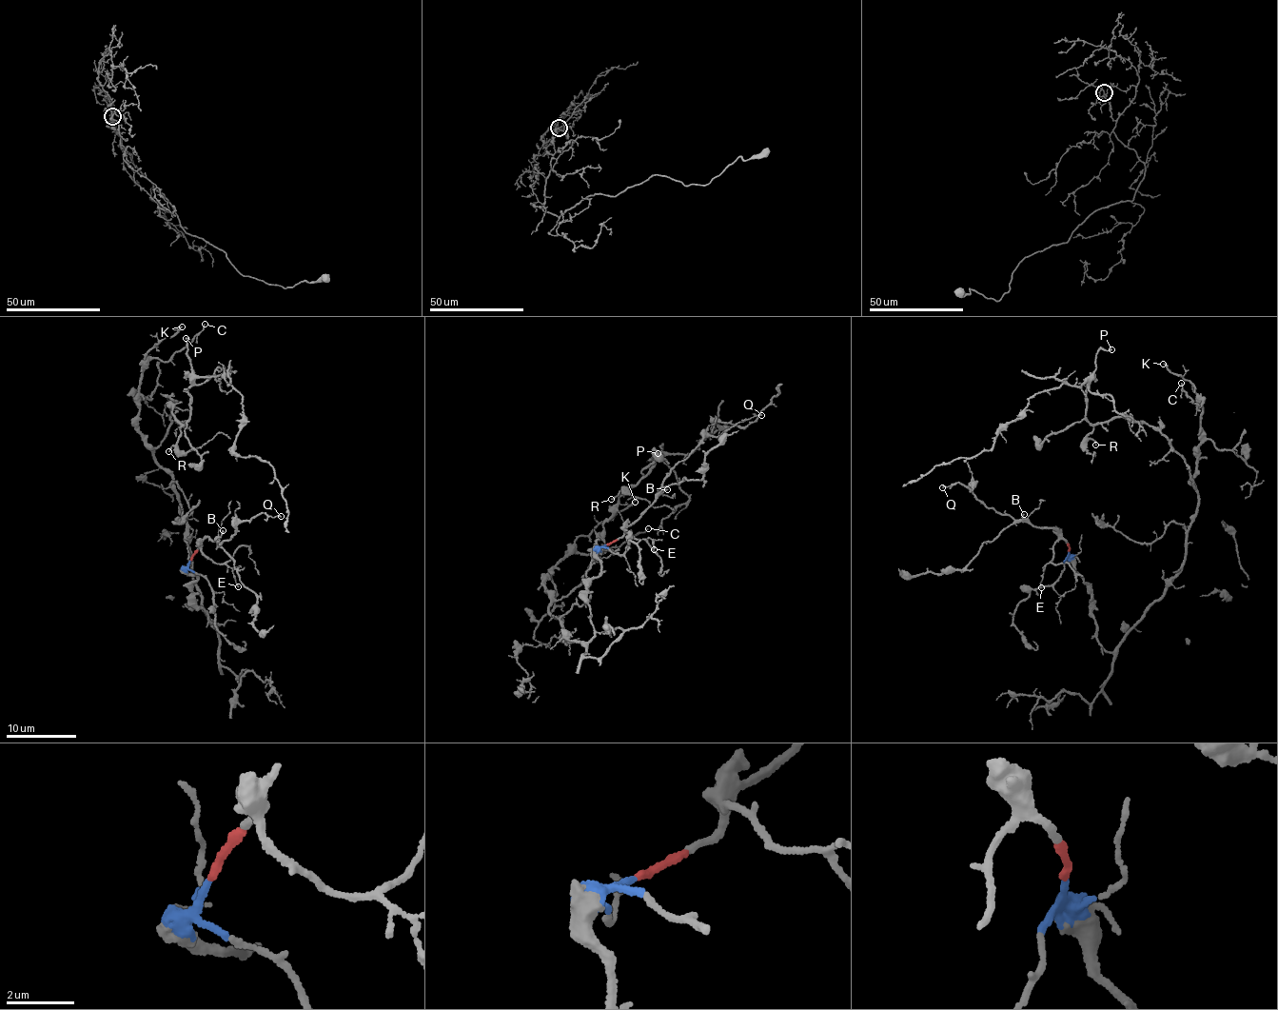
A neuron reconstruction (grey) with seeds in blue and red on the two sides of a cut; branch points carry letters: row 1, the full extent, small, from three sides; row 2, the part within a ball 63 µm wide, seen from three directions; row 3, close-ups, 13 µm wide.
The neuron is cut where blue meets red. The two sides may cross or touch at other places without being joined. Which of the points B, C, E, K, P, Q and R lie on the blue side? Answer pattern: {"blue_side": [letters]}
{"blue_side": ["C", "K", "P", "R"]}

